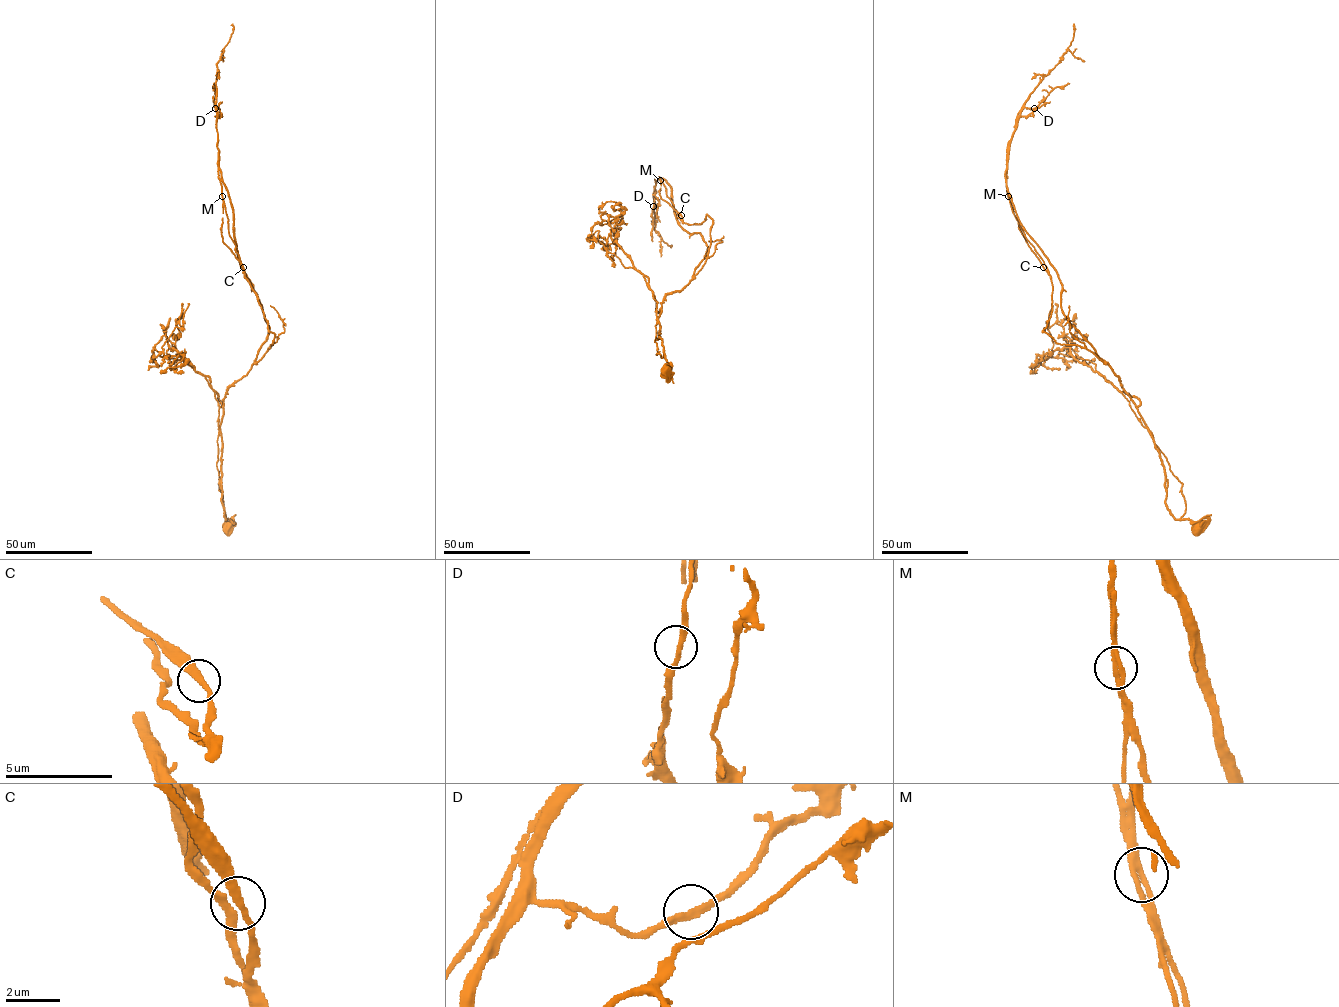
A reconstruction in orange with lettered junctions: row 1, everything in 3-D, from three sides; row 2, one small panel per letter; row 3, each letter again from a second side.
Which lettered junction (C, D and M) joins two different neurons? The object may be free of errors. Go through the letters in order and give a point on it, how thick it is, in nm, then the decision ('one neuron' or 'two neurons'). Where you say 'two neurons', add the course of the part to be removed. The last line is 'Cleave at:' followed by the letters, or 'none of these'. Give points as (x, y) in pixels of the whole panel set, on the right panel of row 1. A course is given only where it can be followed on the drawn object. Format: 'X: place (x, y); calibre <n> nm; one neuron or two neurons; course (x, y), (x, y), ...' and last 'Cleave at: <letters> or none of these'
C: place (1043, 267); calibre 240 nm; one neuron
D: place (1034, 108); calibre 240 nm; one neuron
M: place (1008, 196); calibre 260 nm; one neuron
Cleave at: none of these

